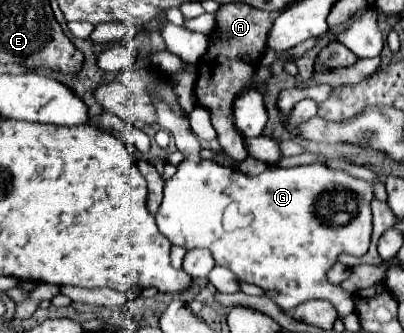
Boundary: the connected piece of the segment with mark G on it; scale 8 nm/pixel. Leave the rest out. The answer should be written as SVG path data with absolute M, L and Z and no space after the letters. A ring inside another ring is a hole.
M155 93L153 97L157 105L157 123L175 135L175 145L185 155L185 159L177 167L177 173L169 181L165 181L165 195L155 215L159 231L173 245L179 245L187 251L199 249L199 247L209 249L213 253L215 265L231 269L241 281L259 285L265 291L277 291L279 294L275 298L275 303L285 312L293 311L299 303L309 301L309 299L327 299L337 307L341 317L349 315L353 311L353 295L341 289L339 285L331 285L325 279L325 271L337 261L341 253L361 257L369 251L371 231L373 231L373 217L371 217L369 201L373 199L373 185L345 171L333 171L319 163L289 167L289 169L275 169L275 171L267 169L261 175L251 177L237 169L223 167L215 161L207 161L199 155L201 145L197 137L193 137L191 129L187 127L187 119L181 119L175 113L169 113L169 107L157 101ZM331 187L355 193L359 199L359 211L347 225L325 225L325 221L315 213L317 199L321 199L323 193L329 193Z

